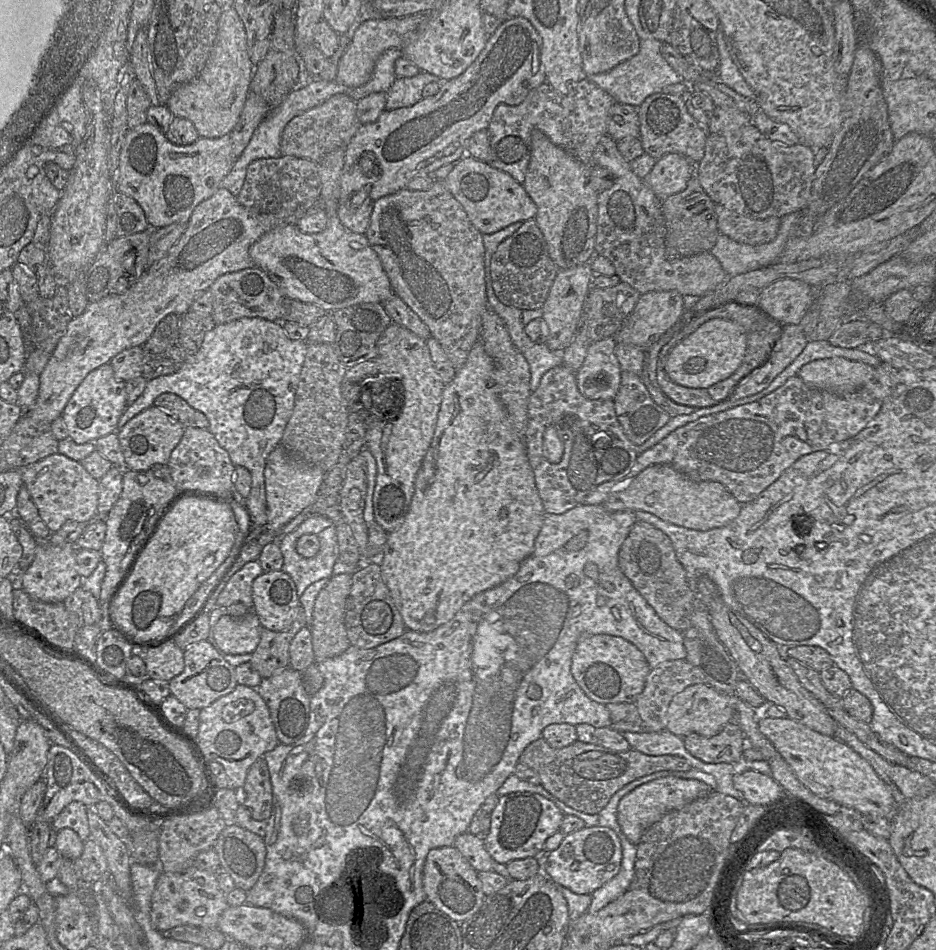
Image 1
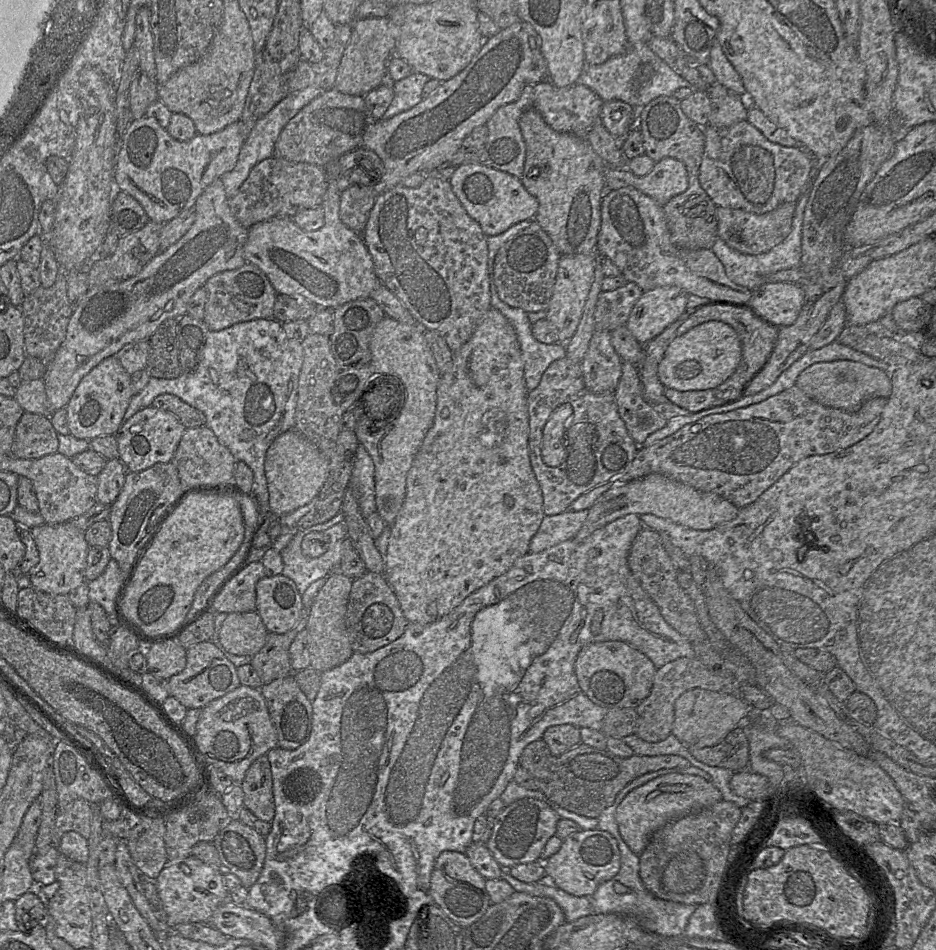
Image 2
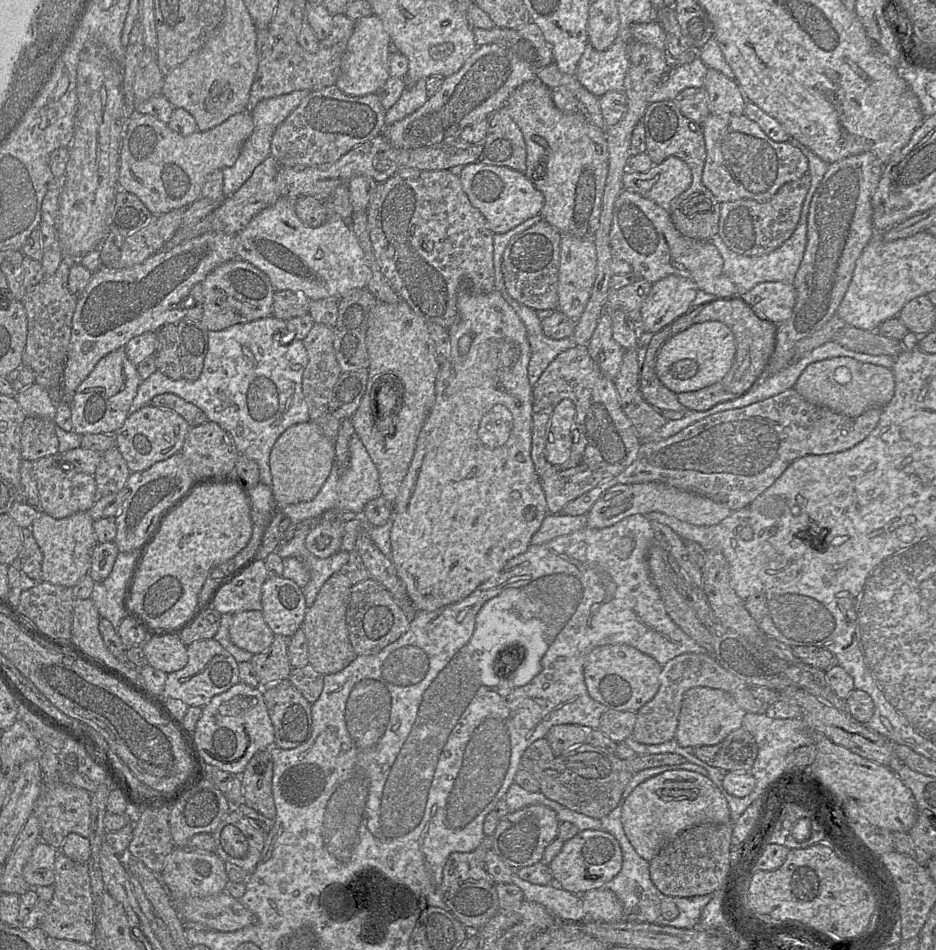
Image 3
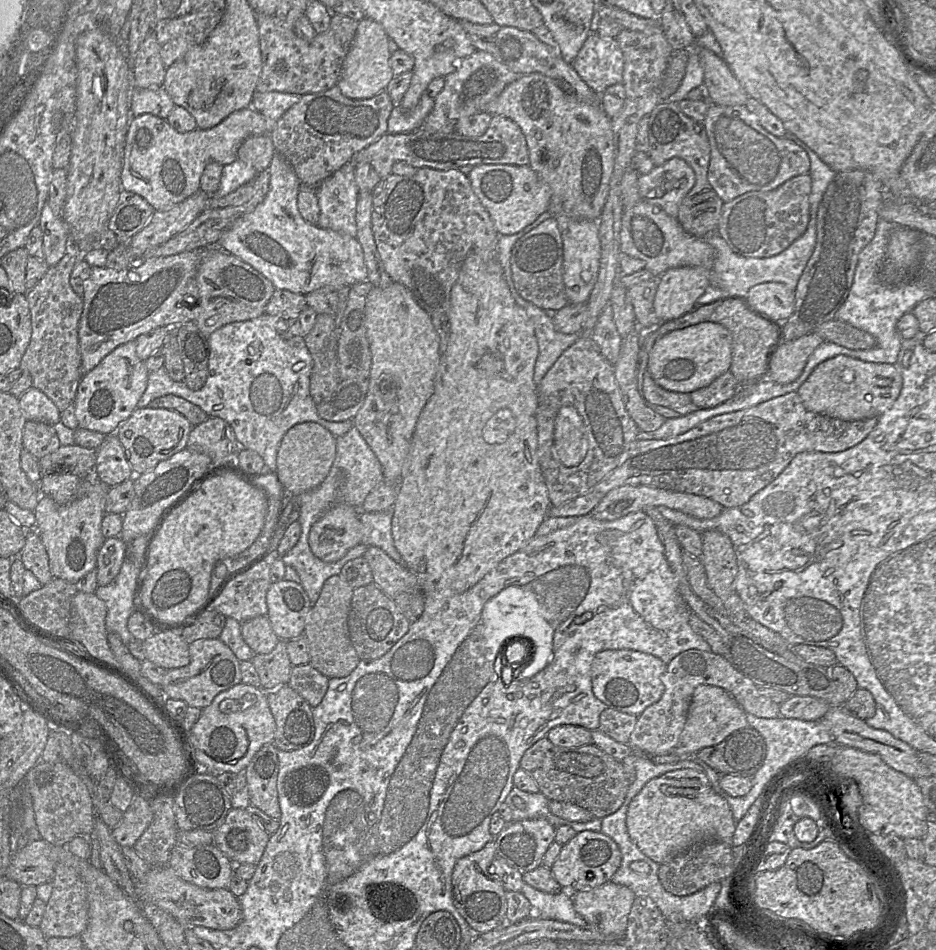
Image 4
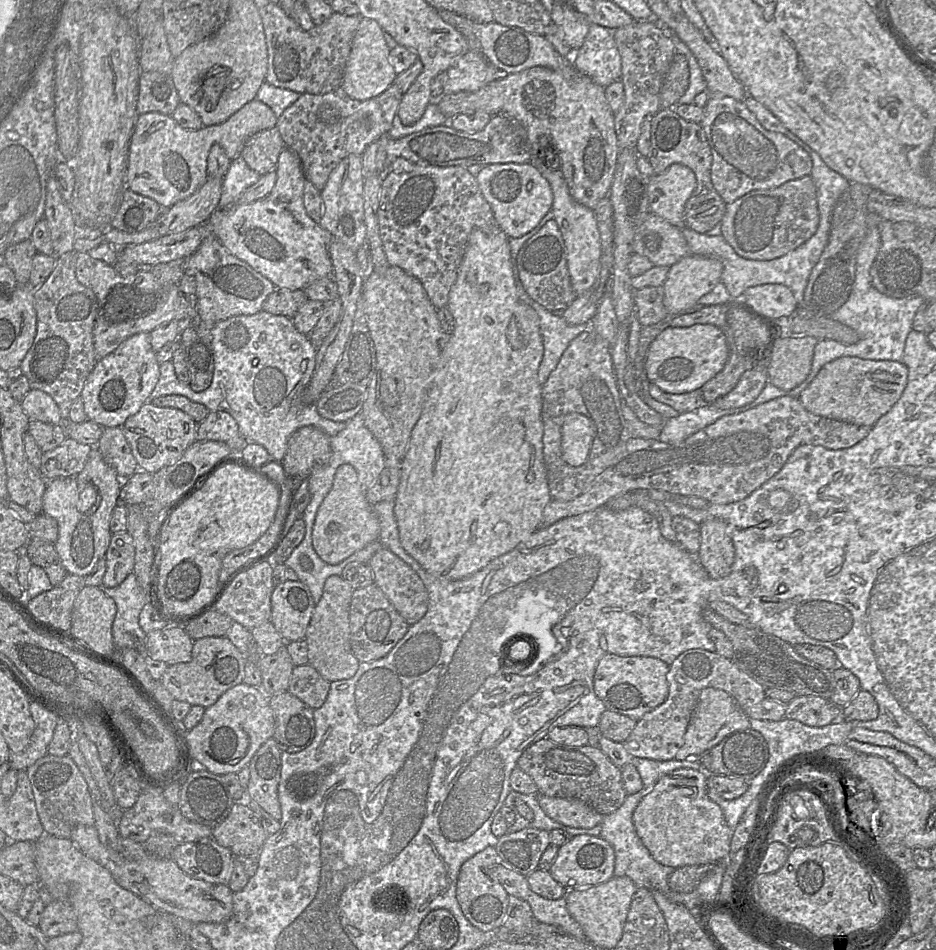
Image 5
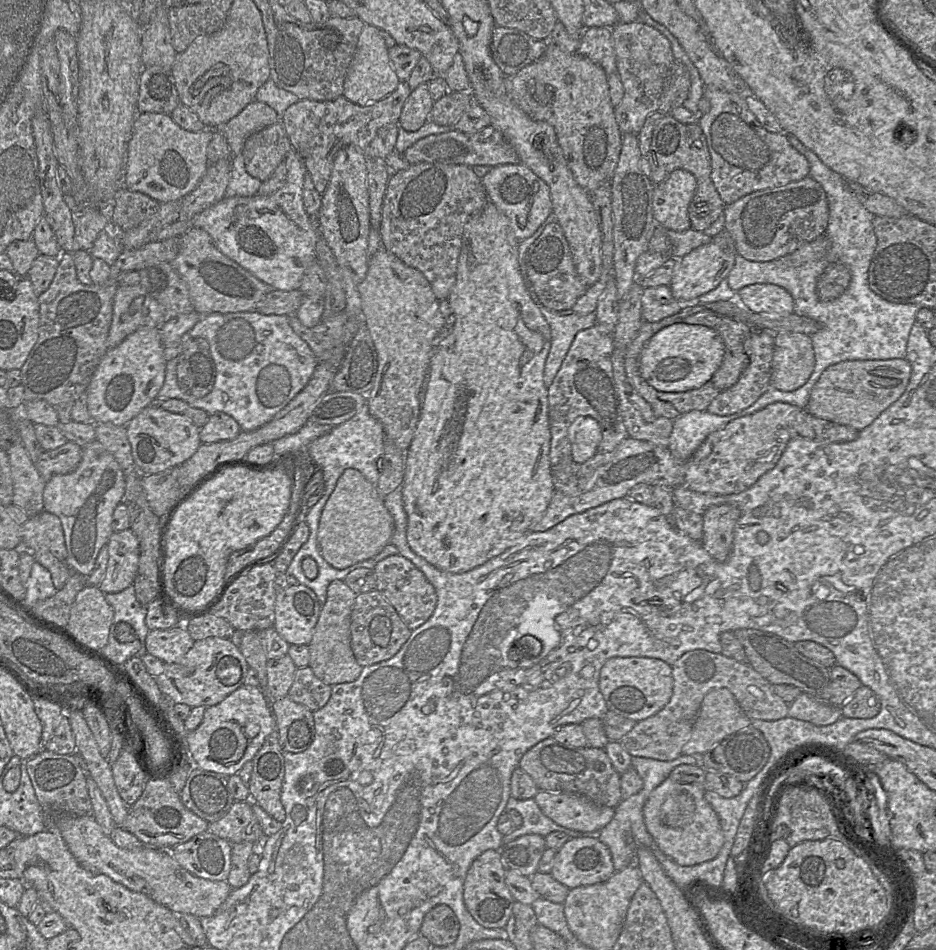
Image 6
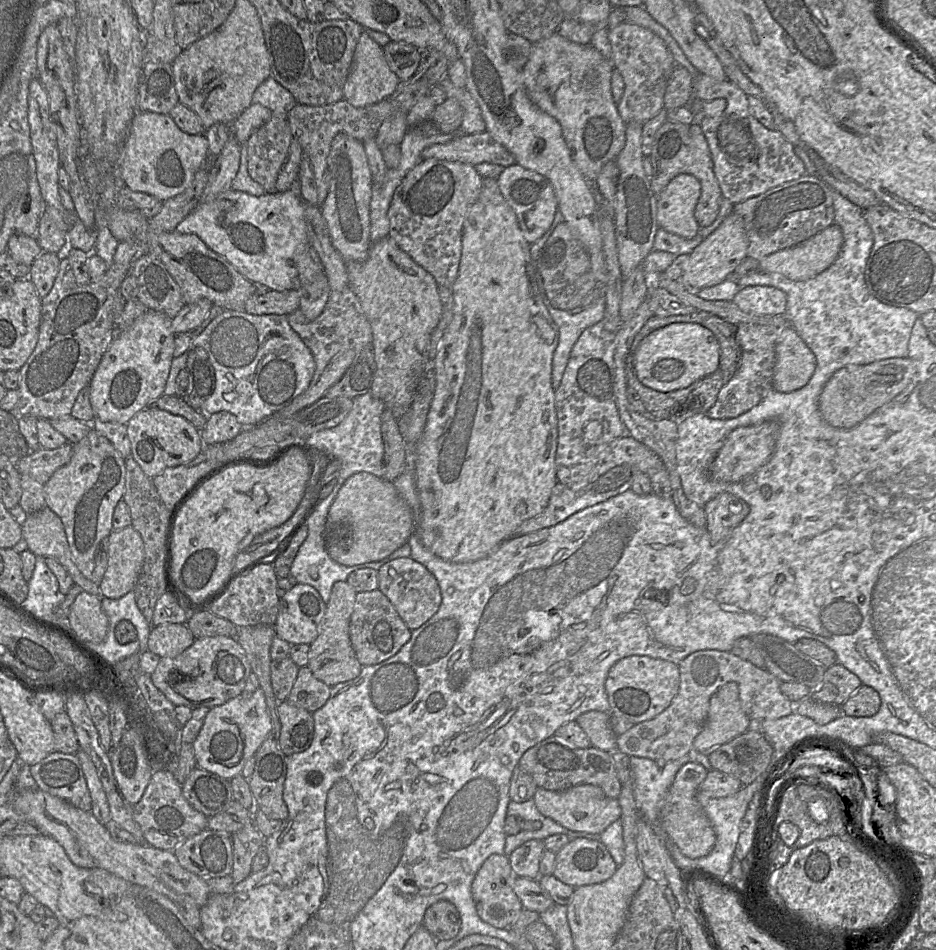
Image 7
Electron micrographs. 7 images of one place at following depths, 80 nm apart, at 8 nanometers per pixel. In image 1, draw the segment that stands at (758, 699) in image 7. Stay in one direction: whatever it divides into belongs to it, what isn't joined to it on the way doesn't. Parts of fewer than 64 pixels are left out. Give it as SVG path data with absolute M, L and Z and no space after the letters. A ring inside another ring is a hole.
M685 659L664 661L651 669L635 702L646 731L664 730L671 700L694 684L705 684L705 675Z

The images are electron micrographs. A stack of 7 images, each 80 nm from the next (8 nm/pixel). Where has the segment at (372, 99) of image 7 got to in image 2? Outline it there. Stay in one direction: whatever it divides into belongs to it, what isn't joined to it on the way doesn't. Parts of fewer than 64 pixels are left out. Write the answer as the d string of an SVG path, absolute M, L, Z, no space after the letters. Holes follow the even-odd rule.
M370 17L370 18L361 18L355 19L352 24L352 35L349 39L349 42L344 50L343 56L341 58L338 72L336 76L336 81L334 87L342 93L349 94L349 95L357 95L357 96L365 96L371 90L374 90L381 84L387 82L387 69L388 69L388 59L390 57L390 52L395 49L396 39L395 39L395 30L392 22L390 21L389 17Z

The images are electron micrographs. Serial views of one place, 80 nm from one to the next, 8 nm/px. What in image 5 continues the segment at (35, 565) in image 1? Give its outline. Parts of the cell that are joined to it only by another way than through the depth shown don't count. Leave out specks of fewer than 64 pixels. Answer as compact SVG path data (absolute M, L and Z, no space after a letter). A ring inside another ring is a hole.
M92 446L89 459L79 474L47 481L42 513L53 517L58 523L58 539L54 543L54 548L68 574L84 577L98 560L104 557L112 536L110 531L112 512L116 505L125 505L119 497L123 480L119 478L116 470L106 463L96 446Z

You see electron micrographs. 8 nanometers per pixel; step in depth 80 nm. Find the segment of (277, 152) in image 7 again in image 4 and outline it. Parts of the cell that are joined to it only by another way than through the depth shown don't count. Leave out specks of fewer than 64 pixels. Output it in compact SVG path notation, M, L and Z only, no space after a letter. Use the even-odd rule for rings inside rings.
M265 133L247 137L239 146L237 157L261 172L269 167L275 153L271 136Z

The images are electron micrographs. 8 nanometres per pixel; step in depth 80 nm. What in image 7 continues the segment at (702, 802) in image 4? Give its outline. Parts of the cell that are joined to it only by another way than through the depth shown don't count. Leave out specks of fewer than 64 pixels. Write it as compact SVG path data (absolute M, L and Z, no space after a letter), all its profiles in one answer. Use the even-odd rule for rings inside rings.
M688 762L683 765L675 776L668 791L666 803L661 810L661 826L682 854L690 859L706 856L716 843L713 825L697 801L697 793L707 773L707 769L697 762Z

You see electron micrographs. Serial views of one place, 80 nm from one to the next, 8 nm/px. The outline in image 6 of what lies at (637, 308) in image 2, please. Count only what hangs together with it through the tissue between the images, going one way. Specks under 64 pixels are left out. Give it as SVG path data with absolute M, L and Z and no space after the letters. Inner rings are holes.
M726 229L714 236L711 242L697 247L682 258L677 258L674 273L669 285L675 299L683 302L696 301L698 298L715 289L726 279L735 264L736 247Z

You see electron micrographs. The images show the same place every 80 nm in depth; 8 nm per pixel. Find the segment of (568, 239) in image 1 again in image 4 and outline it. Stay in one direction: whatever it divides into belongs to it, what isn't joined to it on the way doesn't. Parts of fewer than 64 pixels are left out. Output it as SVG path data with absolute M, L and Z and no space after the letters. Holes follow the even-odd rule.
M538 72L520 75L508 84L484 111L492 116L502 115L513 120L522 130L529 152L529 166L551 189L548 211L553 216L565 214L573 218L598 221L604 208L609 182L614 168L614 135L611 118L601 106L579 102L566 94L557 83Z

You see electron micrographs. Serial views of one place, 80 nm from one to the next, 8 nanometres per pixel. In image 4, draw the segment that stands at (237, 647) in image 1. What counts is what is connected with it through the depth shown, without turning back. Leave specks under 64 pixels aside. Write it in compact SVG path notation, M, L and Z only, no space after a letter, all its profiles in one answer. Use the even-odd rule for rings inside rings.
M258 616L243 622L241 634L255 655L270 653L280 640L272 630L267 616Z

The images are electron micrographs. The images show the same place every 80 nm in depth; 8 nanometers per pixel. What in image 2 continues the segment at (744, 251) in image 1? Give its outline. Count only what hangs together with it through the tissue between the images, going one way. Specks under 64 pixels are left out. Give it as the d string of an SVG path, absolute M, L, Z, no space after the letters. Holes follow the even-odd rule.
M810 184L796 202L796 209L792 220L792 230L790 234L780 244L773 247L770 251L758 255L748 255L740 253L729 247L724 240L717 238L711 250L724 266L727 277L737 285L753 291L761 285L767 283L767 277L772 274L787 269L800 266L802 257L802 225L804 210L809 199Z

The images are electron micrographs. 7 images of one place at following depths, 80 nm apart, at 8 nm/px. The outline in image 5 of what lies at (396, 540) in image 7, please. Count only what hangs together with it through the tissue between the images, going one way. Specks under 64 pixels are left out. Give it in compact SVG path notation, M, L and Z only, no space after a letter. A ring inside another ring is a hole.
M350 464L338 467L331 490L319 507L312 529L312 545L321 560L337 565L355 552L378 540L380 523L373 506L366 499L366 492Z

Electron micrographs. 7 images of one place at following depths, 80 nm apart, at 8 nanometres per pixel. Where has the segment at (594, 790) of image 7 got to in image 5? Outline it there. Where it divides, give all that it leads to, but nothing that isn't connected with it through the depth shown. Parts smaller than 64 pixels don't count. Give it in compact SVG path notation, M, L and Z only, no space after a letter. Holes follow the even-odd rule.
M540 795L539 805L551 819L575 828L595 827L601 824L605 816L577 799Z

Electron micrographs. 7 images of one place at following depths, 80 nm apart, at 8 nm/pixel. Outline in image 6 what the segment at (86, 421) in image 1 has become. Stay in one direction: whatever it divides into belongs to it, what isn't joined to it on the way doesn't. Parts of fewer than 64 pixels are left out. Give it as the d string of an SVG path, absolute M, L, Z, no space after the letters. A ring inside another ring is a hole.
M143 327L108 349L86 389L87 407L94 423L126 424L156 398L165 379L166 360L159 328Z

